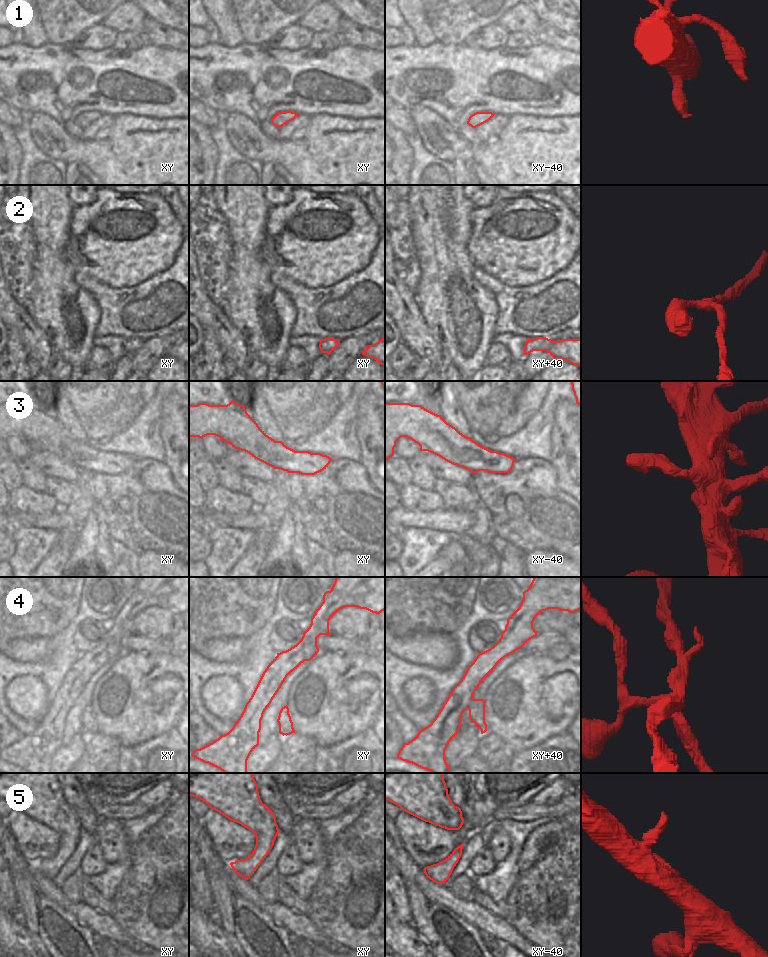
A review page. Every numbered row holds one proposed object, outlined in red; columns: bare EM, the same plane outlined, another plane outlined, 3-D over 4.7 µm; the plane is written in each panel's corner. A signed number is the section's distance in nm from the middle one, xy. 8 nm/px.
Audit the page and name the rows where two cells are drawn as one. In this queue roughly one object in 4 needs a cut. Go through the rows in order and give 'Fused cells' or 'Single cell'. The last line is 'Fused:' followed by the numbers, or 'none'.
1: Single cell
2: Single cell
3: Single cell
4: Fused cells
5: Single cell
Fused: 4

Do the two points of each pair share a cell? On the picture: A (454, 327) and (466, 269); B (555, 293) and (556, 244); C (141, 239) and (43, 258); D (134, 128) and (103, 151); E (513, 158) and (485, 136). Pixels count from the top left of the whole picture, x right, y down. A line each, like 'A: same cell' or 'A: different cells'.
A: same cell
B: different cells
C: different cells
D: same cell
E: different cells

